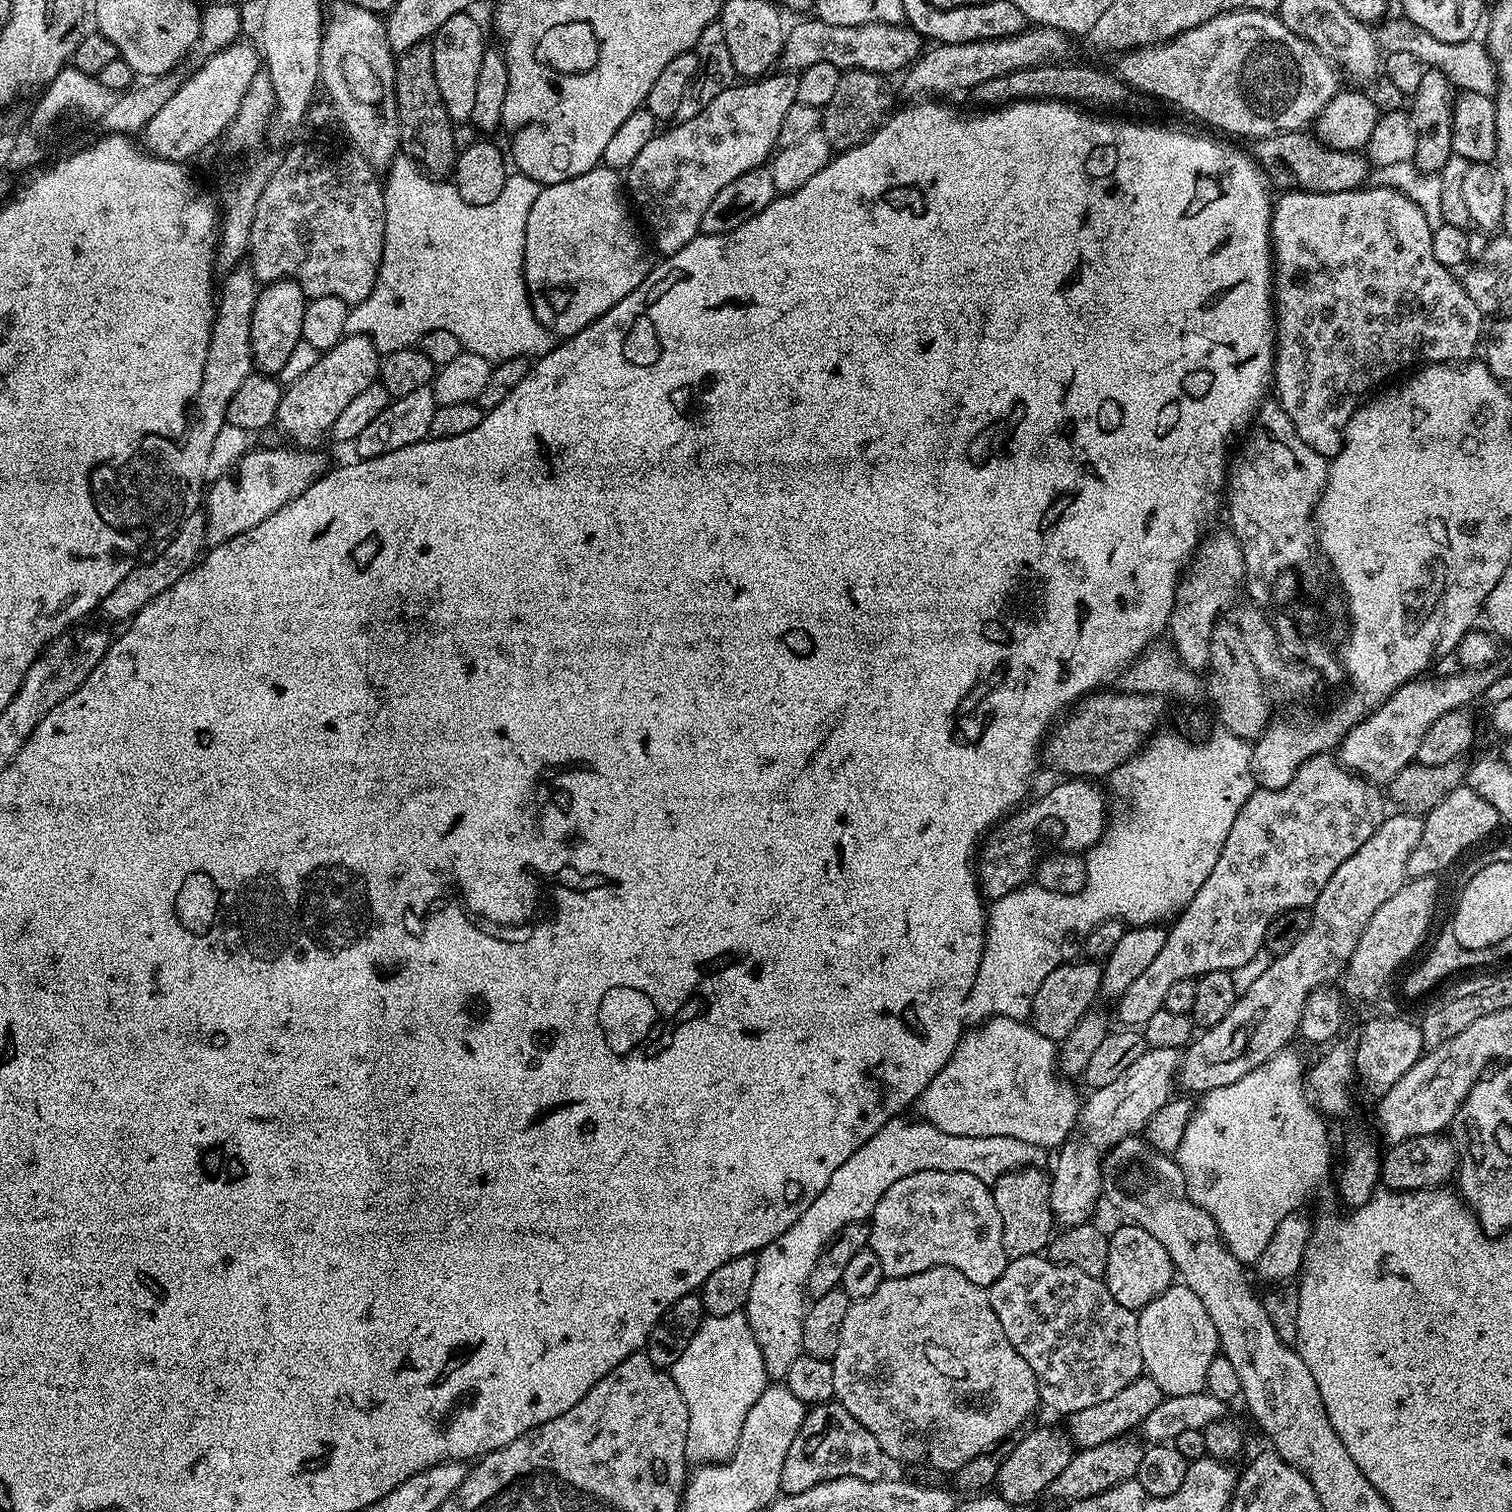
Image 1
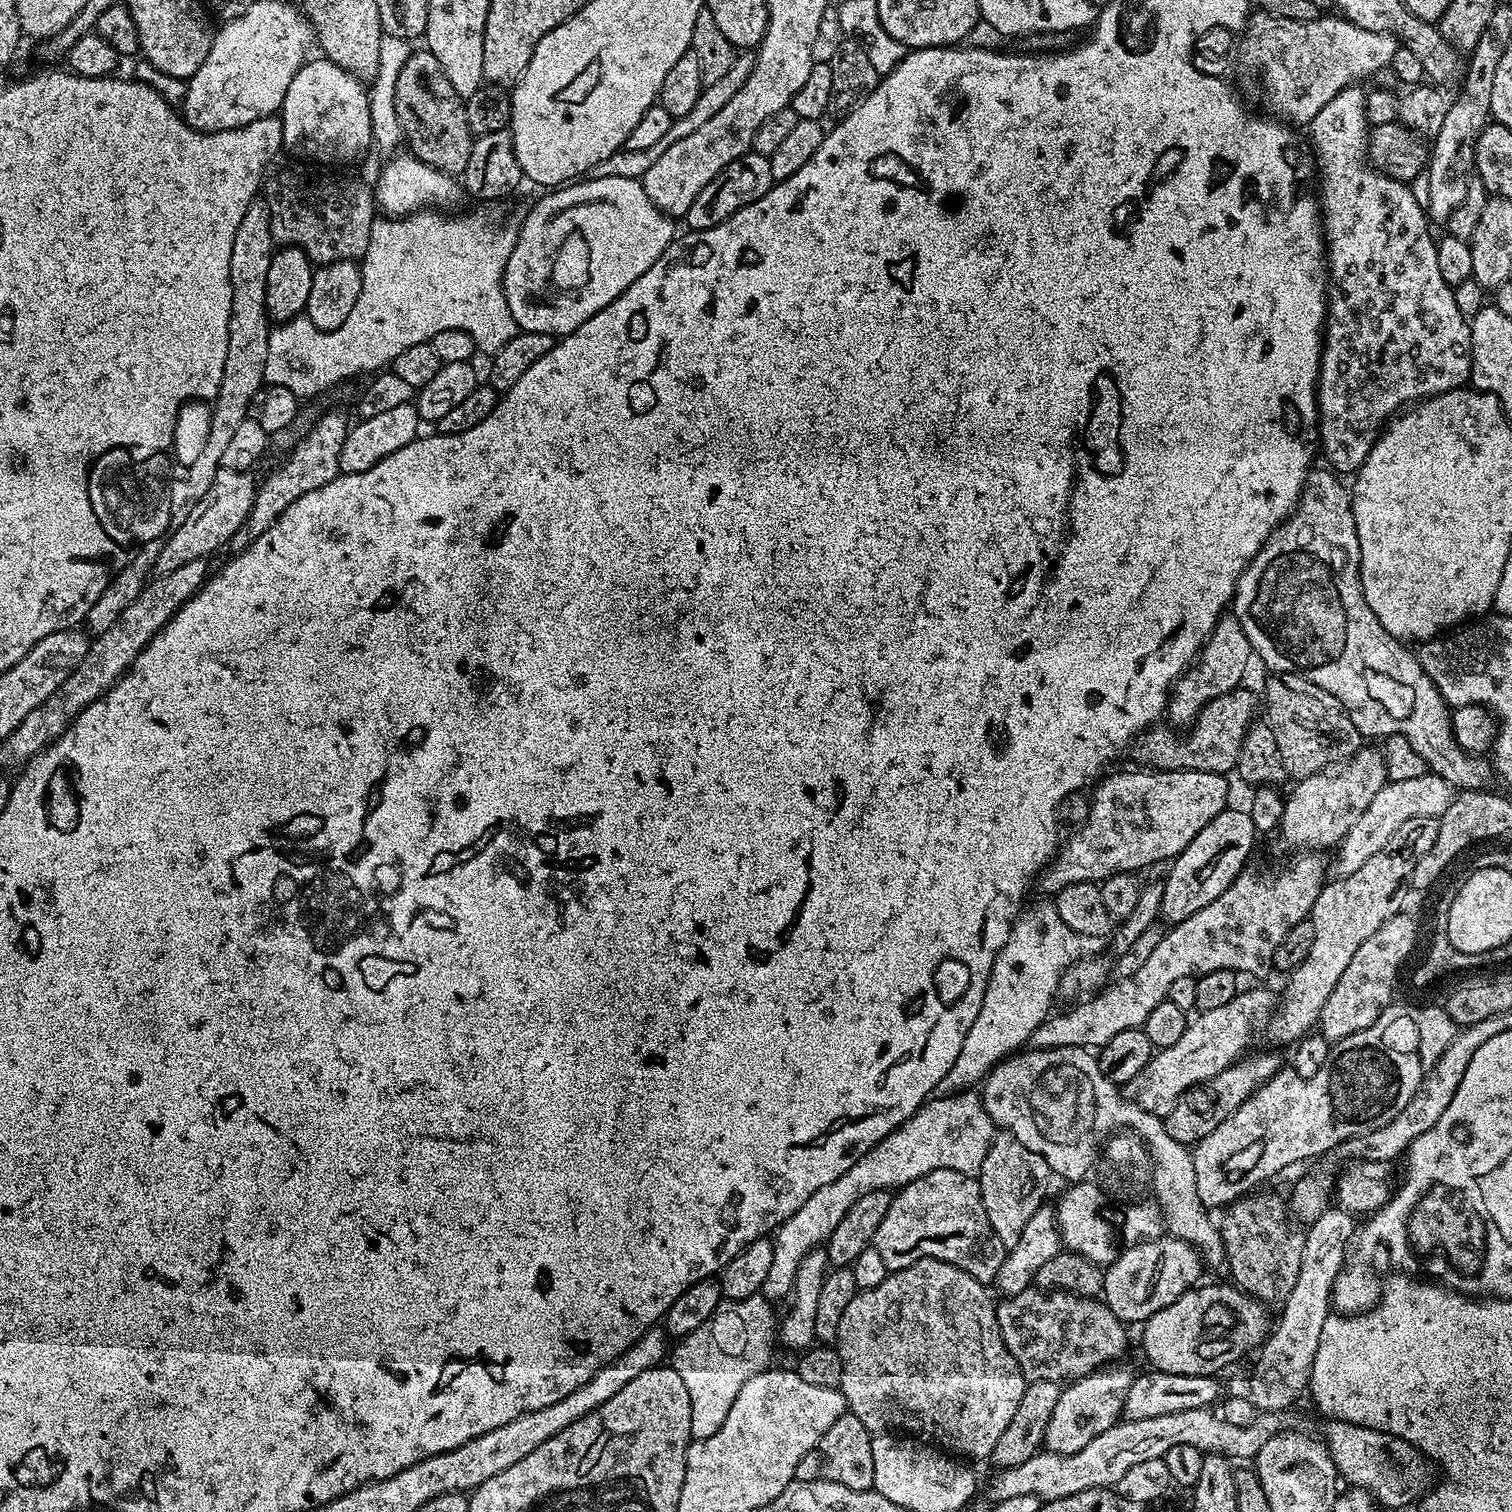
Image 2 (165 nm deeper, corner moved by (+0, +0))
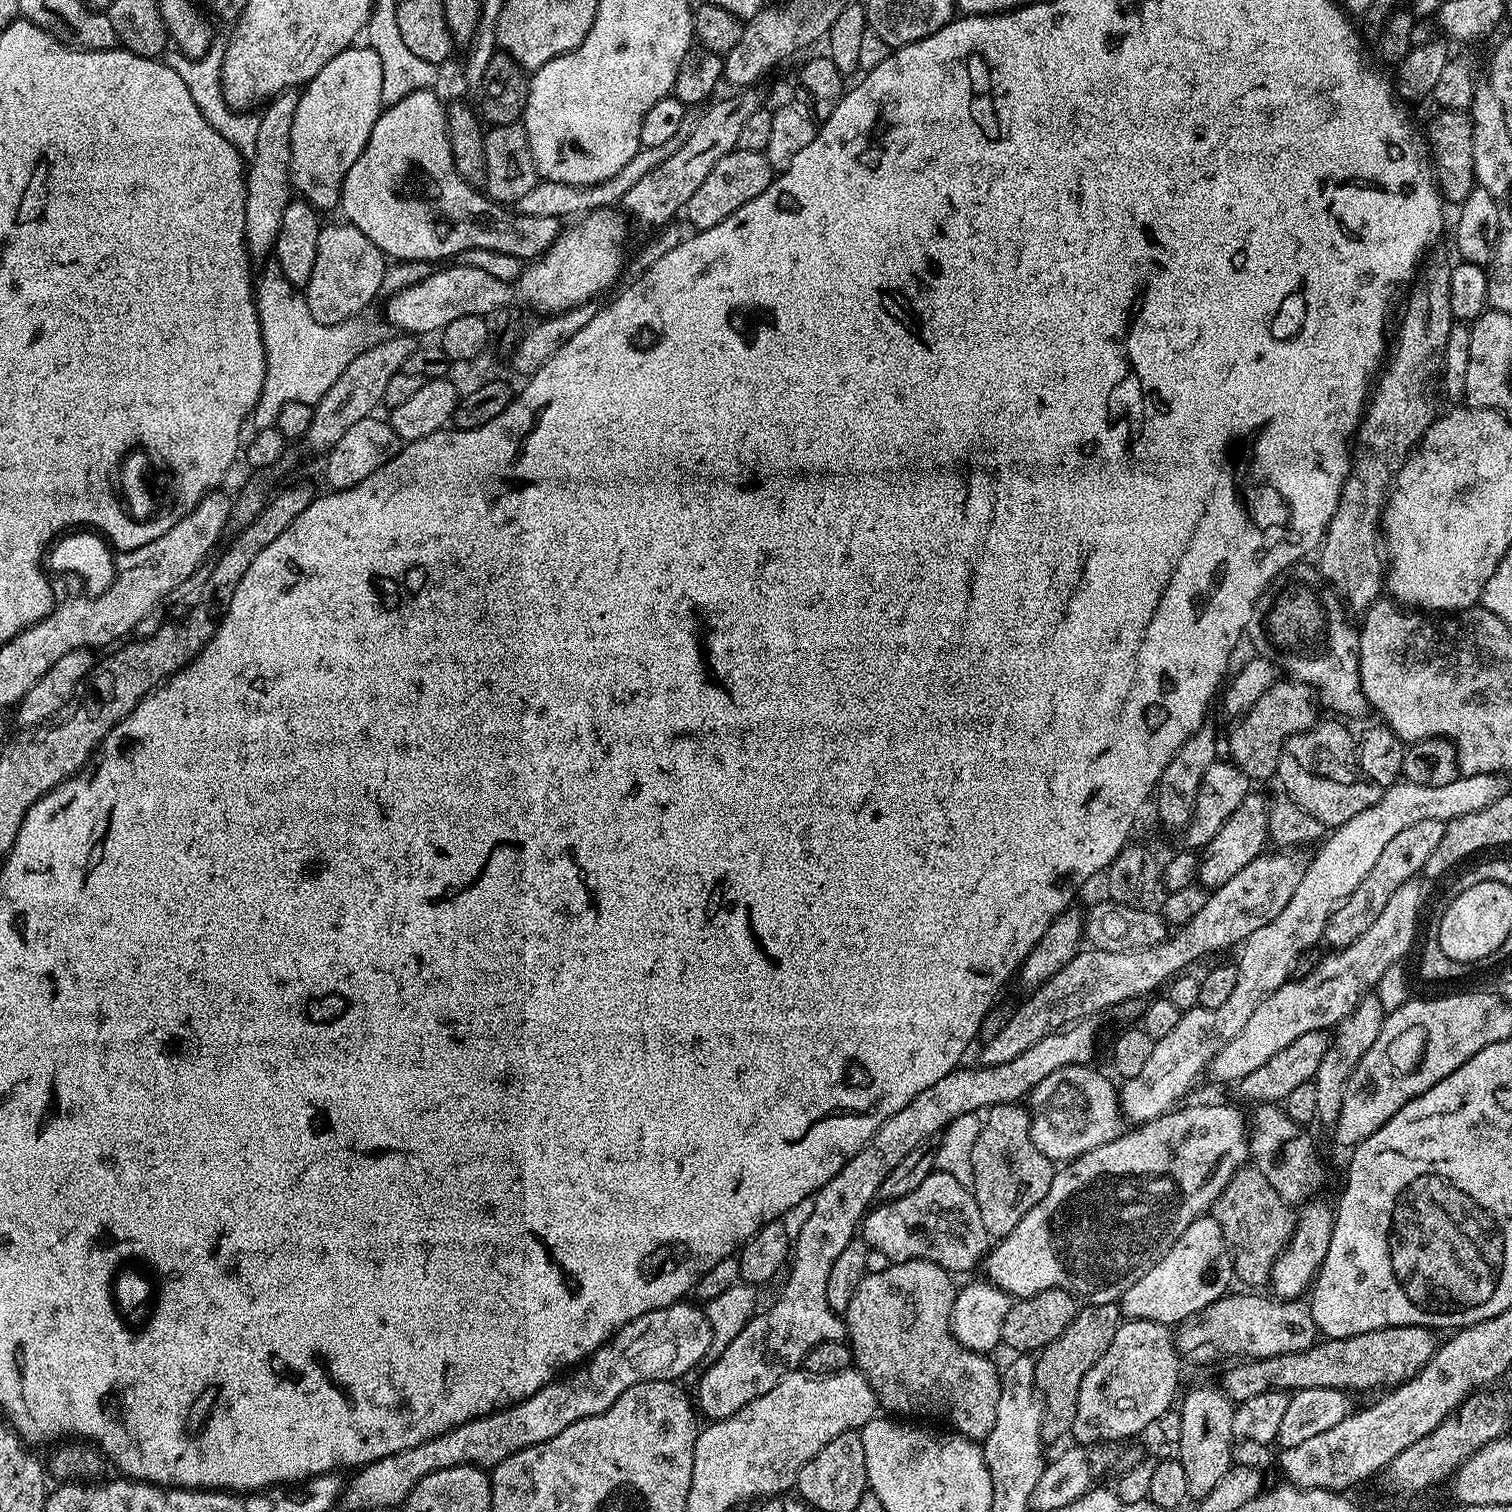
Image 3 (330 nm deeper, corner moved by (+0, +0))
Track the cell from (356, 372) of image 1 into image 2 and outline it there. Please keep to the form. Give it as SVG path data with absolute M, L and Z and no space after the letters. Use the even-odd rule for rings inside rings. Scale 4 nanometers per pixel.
M328 412L315 424L316 421L295 441L285 455L289 456L281 462L280 469L259 485L254 498L254 506L246 522L228 540L226 548L227 551L230 550L229 553L235 554L246 550L261 534L266 534L266 530L270 530L274 522L278 522L282 510L286 510L290 502L298 502L302 494L310 494L310 490L318 490L326 486L326 482L334 482L334 478L341 475L342 442L346 442L348 437L350 420L347 420L340 412Z

